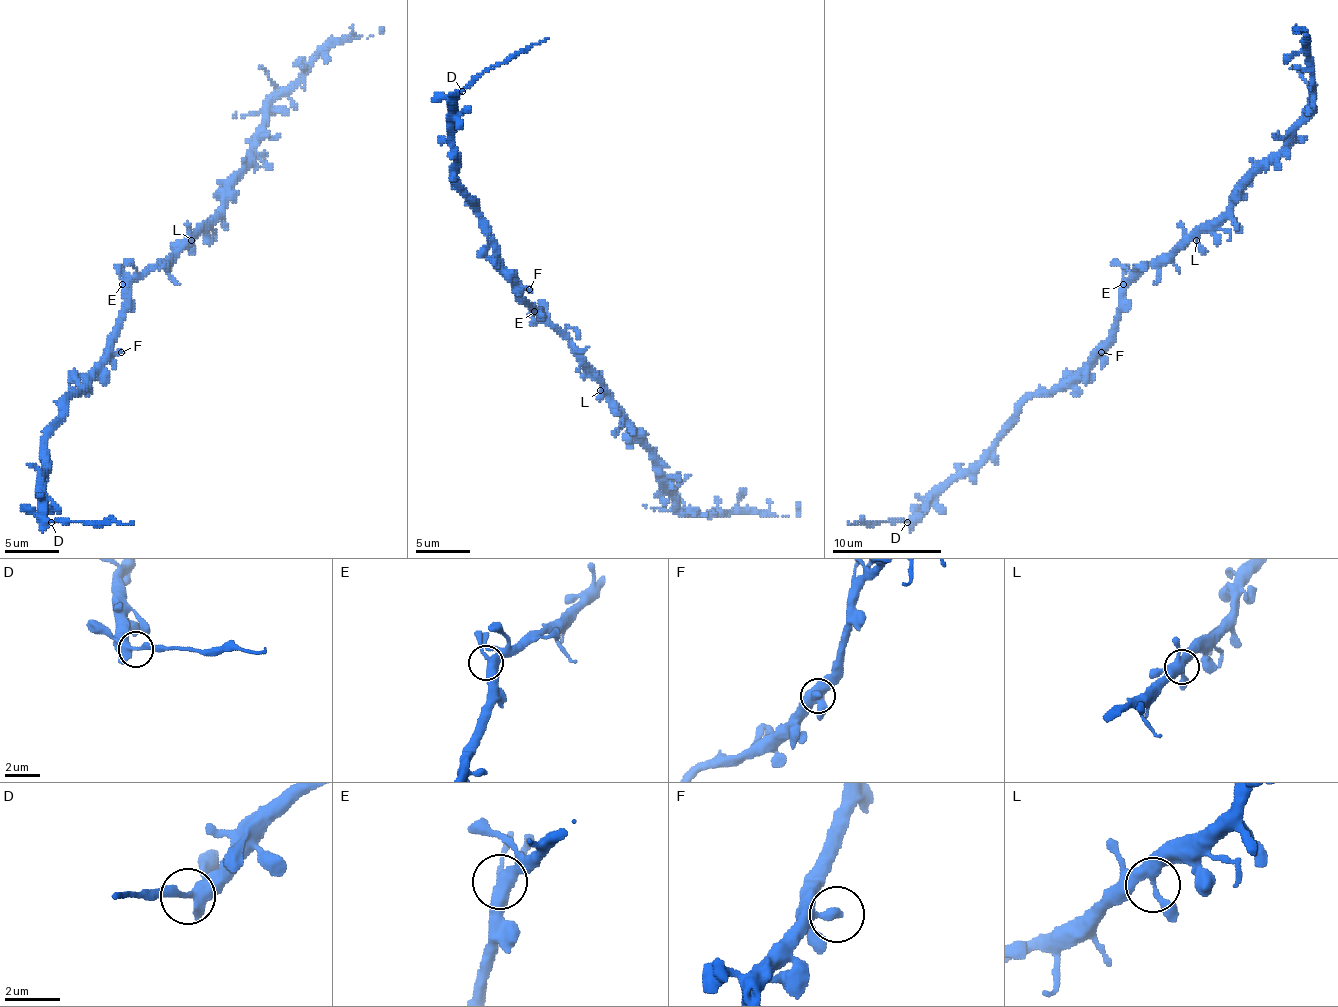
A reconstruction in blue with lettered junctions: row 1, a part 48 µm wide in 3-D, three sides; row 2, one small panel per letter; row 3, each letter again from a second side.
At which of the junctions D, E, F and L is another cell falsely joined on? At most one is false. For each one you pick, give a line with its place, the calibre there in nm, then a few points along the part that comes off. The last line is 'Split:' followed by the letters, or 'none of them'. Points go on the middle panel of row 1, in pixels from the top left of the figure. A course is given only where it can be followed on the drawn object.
D: at (462, 91); 280 nm thick; foreign part runs (461, 90), (548, 38)
Split: D

